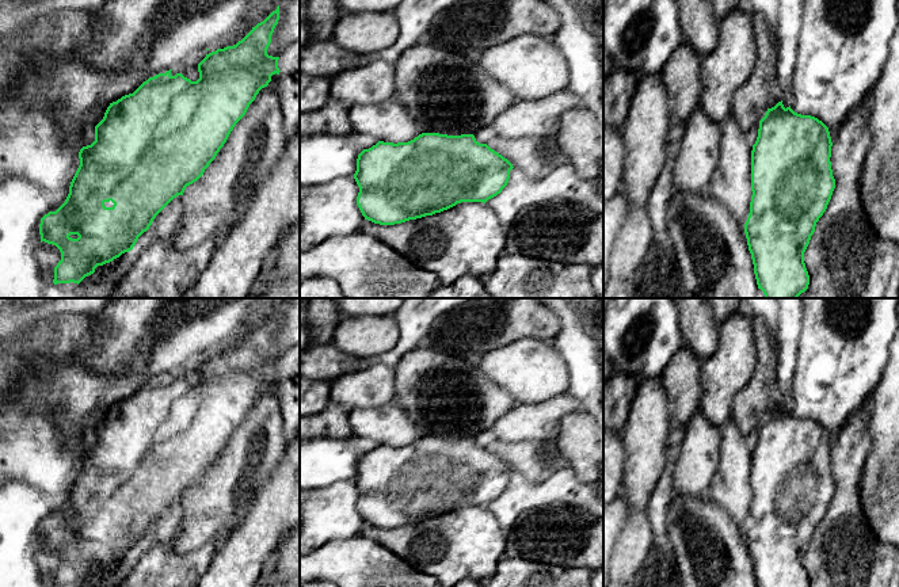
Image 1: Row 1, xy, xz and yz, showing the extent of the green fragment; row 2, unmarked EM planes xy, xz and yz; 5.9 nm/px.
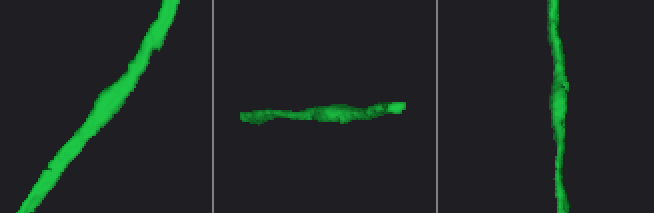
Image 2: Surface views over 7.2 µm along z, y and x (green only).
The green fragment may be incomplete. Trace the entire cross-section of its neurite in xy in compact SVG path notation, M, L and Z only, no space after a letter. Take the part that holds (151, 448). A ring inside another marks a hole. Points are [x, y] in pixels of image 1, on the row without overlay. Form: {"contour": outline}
{"contour": "M279 309L273 315L263 325L258 327L252 333L236 348L226 350L224 352L217 352L206 358L206 361L198 367L199 382L191 385L182 377L171 378L171 374L165 377L159 377L144 385L133 397L125 399L117 405L110 407L103 423L95 430L95 445L91 449L83 450L79 456L80 469L71 485L69 498L65 506L56 514L49 515L41 522L39 538L41 546L56 549L61 556L61 564L54 571L53 587L80 587L85 580L95 576L98 569L113 565L122 557L129 556L136 549L138 541L149 533L156 519L178 499L183 499L187 489L197 485L209 470L209 468L216 462L220 453L226 446L231 435L236 427L245 419L249 408L255 404L259 394L268 389L273 378L279 378L278 363L279 361L273 361L267 358L267 352L271 347L271 339L279 324Z"}

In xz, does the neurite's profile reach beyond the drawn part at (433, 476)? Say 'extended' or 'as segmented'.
as segmented

